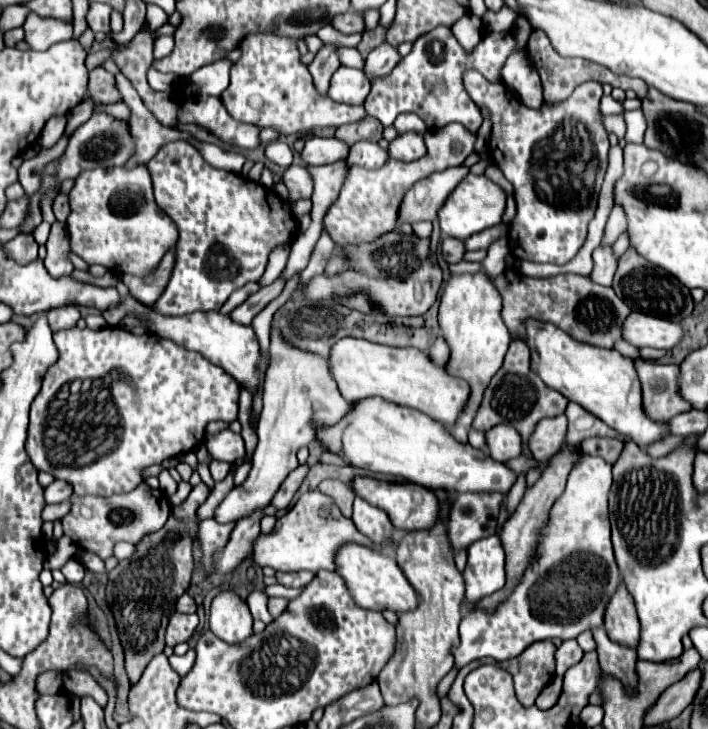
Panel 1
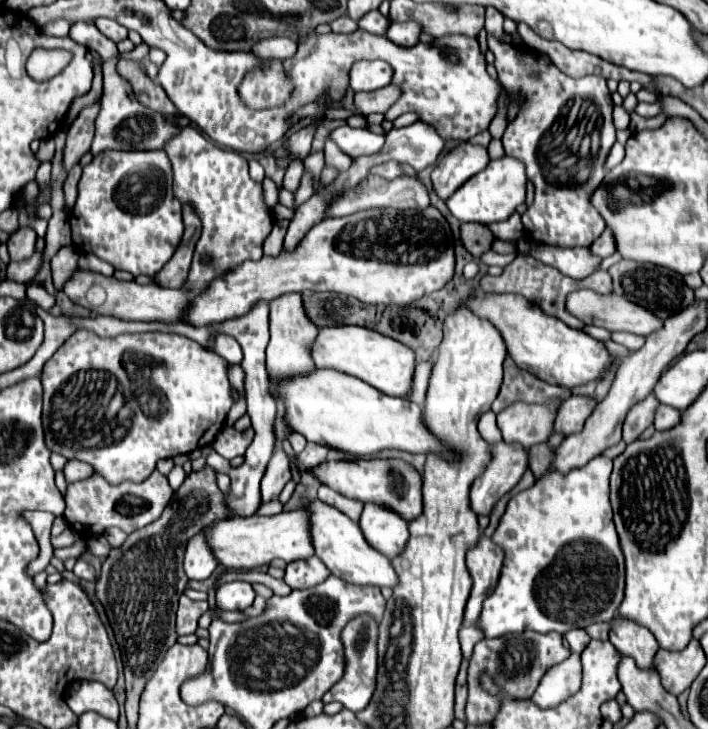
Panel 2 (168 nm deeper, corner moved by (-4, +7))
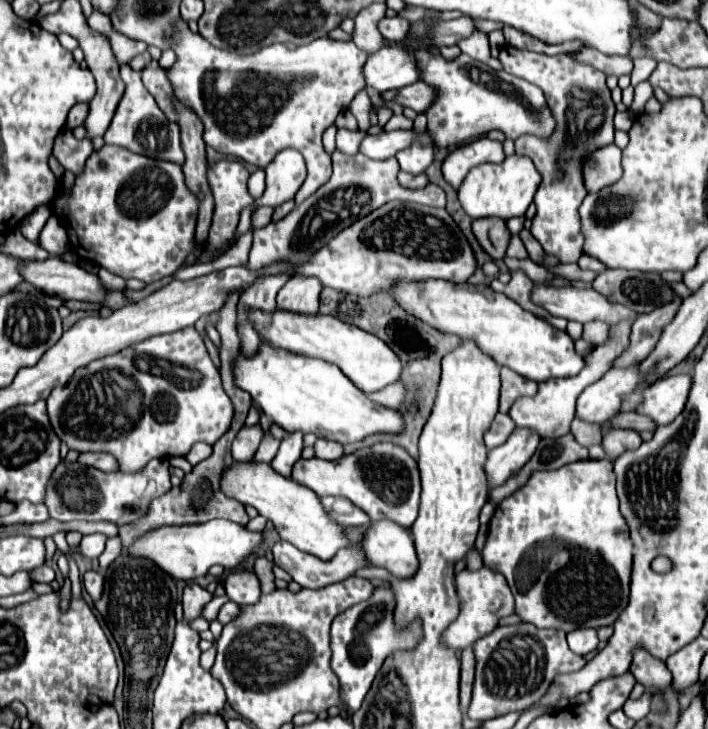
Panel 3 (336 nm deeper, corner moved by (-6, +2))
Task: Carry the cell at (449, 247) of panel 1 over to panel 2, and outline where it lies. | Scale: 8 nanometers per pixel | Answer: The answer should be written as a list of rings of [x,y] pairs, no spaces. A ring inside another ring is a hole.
[[[462,223],[462,241],[464,241],[466,249],[476,259],[480,259],[480,255],[486,253],[492,247],[494,239],[496,237],[488,229],[488,225],[482,225],[482,223]]]

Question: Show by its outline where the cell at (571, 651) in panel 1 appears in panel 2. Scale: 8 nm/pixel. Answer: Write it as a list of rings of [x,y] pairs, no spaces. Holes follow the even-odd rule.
[[[572,629],[572,631],[568,631],[564,637],[566,637],[566,641],[570,643],[572,653],[582,653],[584,647],[590,643],[590,635],[588,635],[584,629]]]

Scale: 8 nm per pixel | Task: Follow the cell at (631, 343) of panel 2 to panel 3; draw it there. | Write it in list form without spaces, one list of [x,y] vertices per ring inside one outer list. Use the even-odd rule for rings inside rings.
[[[590,322],[590,324],[584,324],[584,340],[592,342],[594,346],[600,346],[600,344],[606,344],[608,340],[612,340],[612,334],[610,334],[610,326],[604,324],[604,322]]]

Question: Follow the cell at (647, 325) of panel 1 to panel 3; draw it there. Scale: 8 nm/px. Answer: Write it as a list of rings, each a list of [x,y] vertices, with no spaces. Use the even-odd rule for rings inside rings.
[[[534,286],[532,292],[532,300],[544,308],[548,308],[548,312],[552,316],[558,318],[566,318],[566,320],[576,320],[580,324],[592,322],[592,320],[602,320],[608,326],[616,326],[622,320],[636,320],[638,314],[632,312],[630,308],[624,308],[622,304],[612,304],[606,296],[600,296],[600,292],[596,290],[578,290],[578,288],[570,288],[570,286]]]

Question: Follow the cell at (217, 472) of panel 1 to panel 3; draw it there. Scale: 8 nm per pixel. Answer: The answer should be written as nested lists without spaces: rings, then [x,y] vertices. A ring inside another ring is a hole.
[[[258,424],[250,426],[250,428],[244,426],[238,432],[238,436],[236,436],[234,444],[232,444],[232,458],[234,458],[234,462],[248,462],[248,460],[252,460],[254,452],[260,446],[260,440],[262,440],[262,428]]]

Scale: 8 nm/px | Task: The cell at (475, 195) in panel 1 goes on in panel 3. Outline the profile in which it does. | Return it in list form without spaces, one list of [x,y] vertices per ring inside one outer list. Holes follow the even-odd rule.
[[[514,154],[504,158],[504,162],[500,164],[482,164],[478,168],[472,168],[472,172],[458,188],[458,200],[462,204],[462,210],[472,220],[488,216],[500,216],[502,220],[508,220],[512,216],[524,216],[524,212],[534,200],[538,184],[540,184],[540,174],[534,168],[532,160],[528,156]]]

